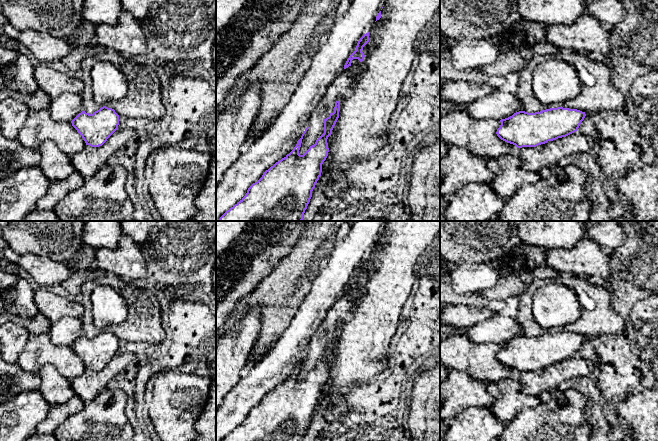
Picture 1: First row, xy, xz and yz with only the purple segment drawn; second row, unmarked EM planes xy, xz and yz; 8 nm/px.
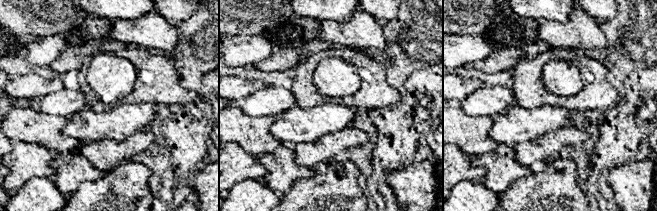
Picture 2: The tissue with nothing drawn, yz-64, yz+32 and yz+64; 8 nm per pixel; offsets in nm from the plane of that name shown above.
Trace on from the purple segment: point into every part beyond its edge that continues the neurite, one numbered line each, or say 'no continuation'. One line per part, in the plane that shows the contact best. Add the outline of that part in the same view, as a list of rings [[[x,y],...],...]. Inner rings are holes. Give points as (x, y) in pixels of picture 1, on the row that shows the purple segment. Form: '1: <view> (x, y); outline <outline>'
no continuation

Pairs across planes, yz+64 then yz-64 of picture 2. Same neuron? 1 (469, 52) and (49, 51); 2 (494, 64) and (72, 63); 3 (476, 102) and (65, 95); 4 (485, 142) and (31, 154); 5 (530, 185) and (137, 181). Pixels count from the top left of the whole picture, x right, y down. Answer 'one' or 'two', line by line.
1: one
2: one
3: one
4: two
5: one

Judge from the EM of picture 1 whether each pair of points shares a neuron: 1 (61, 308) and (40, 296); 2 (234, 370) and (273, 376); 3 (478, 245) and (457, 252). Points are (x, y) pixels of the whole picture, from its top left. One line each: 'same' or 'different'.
1: same
2: different
3: same

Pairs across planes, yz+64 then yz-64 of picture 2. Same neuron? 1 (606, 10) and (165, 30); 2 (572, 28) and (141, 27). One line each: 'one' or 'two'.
1: two
2: one

